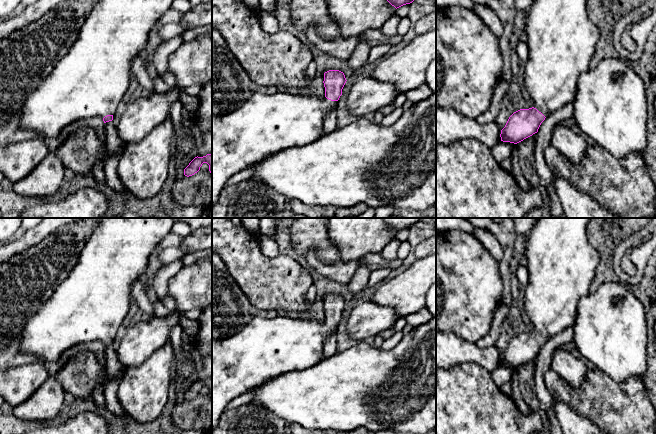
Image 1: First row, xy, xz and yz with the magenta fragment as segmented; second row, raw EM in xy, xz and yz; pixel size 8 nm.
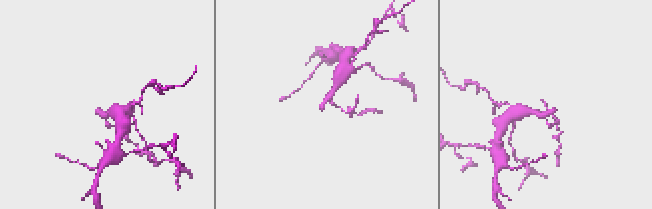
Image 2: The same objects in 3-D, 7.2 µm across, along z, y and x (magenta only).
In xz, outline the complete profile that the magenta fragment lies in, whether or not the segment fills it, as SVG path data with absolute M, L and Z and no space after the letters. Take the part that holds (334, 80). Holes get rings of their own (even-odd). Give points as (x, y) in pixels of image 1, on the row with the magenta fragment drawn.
M329 70L324 73L324 98L317 98L309 94L293 95L282 92L271 95L255 93L238 109L225 115L212 115L212 206L216 204L226 182L234 174L250 168L255 163L278 151L309 144L324 135L323 123L325 116L329 111L337 107L346 81L343 72Z

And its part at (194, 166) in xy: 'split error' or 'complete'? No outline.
complete

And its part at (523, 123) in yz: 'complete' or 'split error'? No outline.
split error

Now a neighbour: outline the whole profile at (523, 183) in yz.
M514 144L511 155L511 163L512 163L512 175L517 181L519 187L523 190L530 190L533 188L533 185L524 177L522 170L520 168L519 156L517 145Z

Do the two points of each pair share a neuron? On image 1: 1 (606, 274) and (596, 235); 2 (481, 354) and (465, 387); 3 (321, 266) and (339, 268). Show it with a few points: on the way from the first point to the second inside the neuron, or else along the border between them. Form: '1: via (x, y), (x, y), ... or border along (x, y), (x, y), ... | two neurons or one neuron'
1: via (606, 264), (606, 245) | one neuron
2: border along (453, 365), (475, 362), (491, 372) | two neurons
3: via (325, 268), (335, 268) | one neuron

